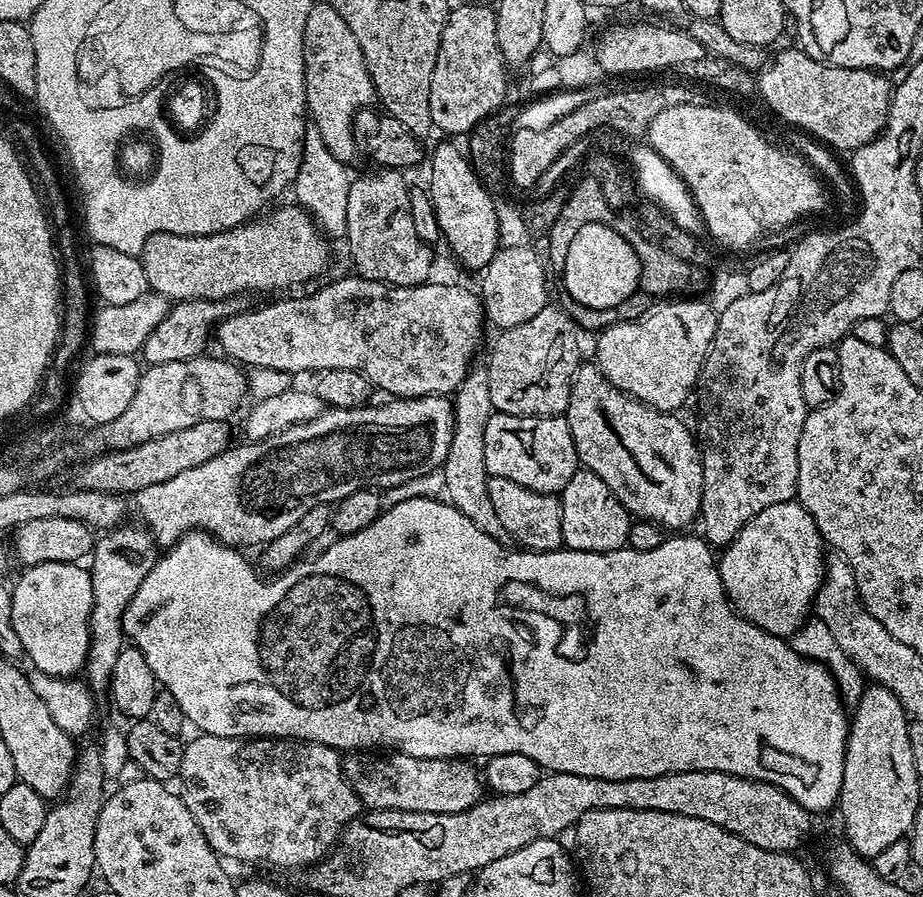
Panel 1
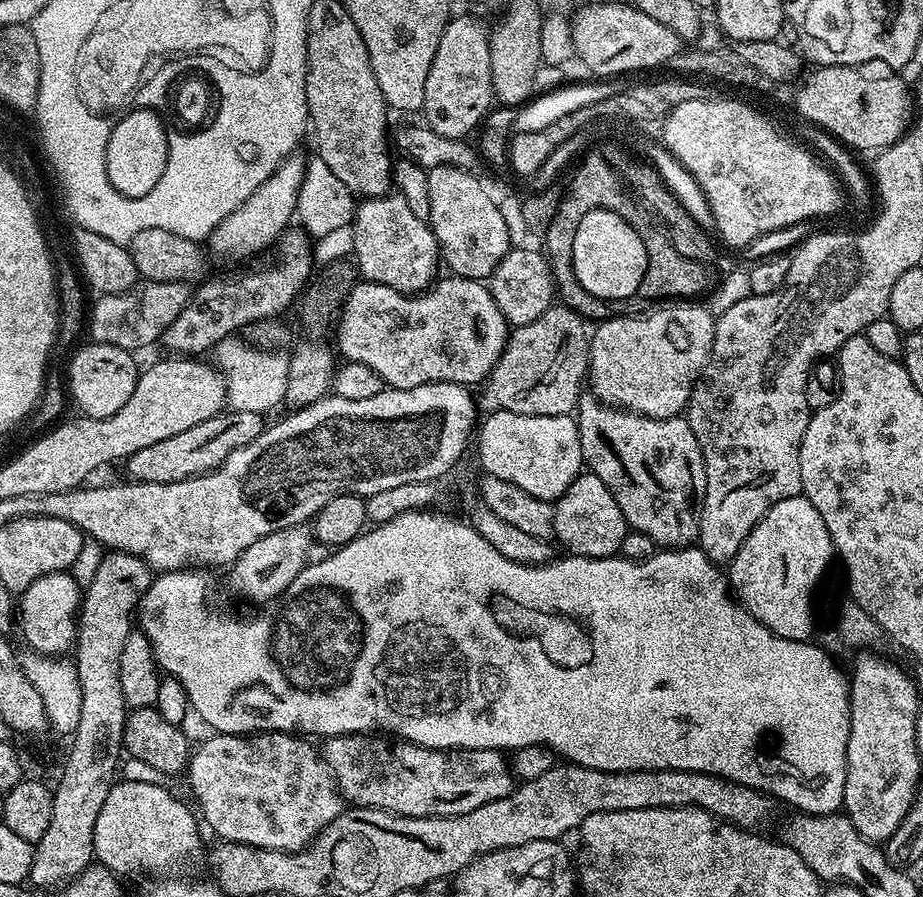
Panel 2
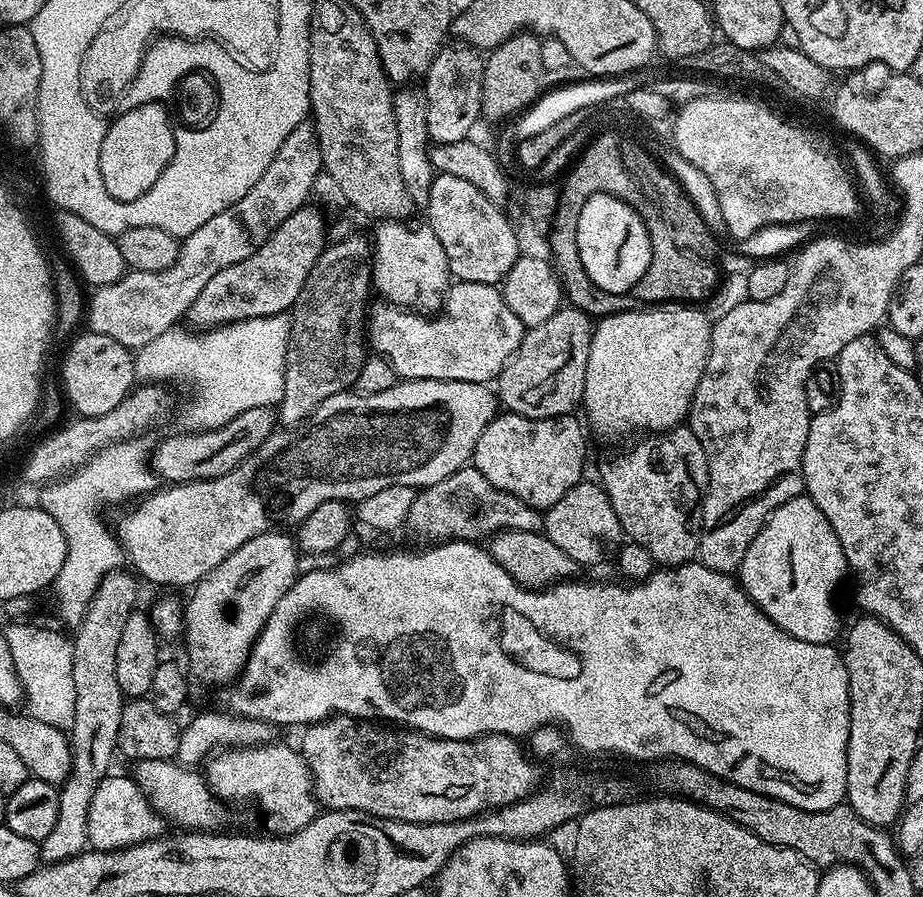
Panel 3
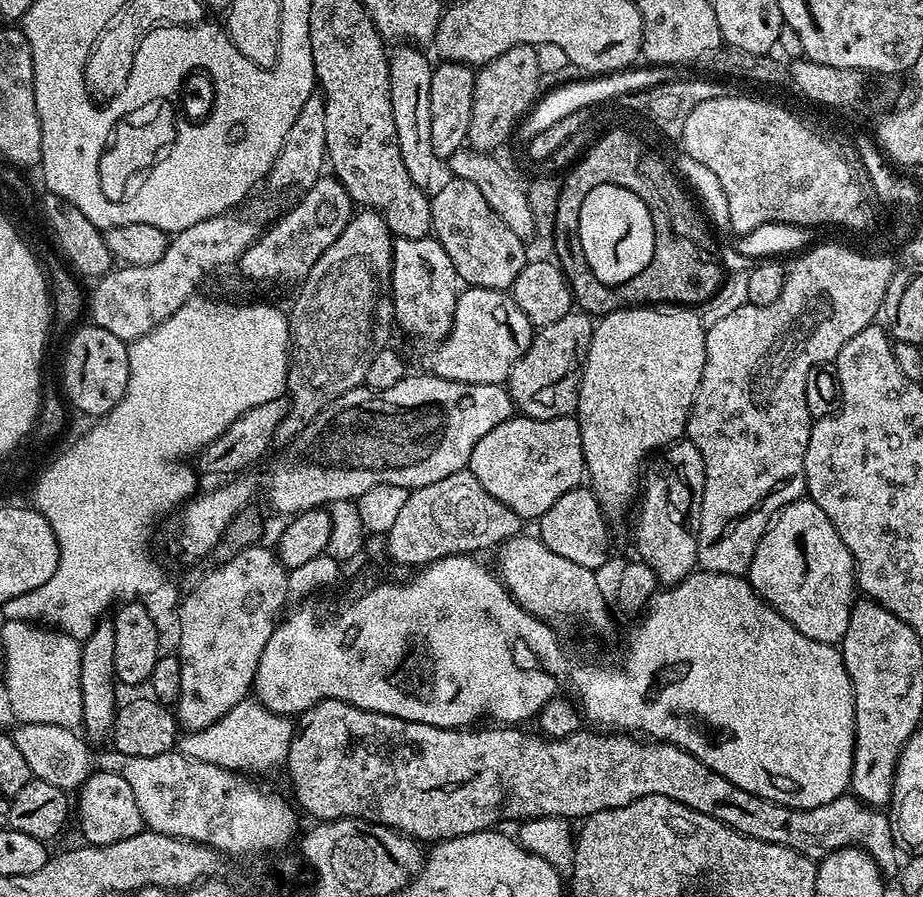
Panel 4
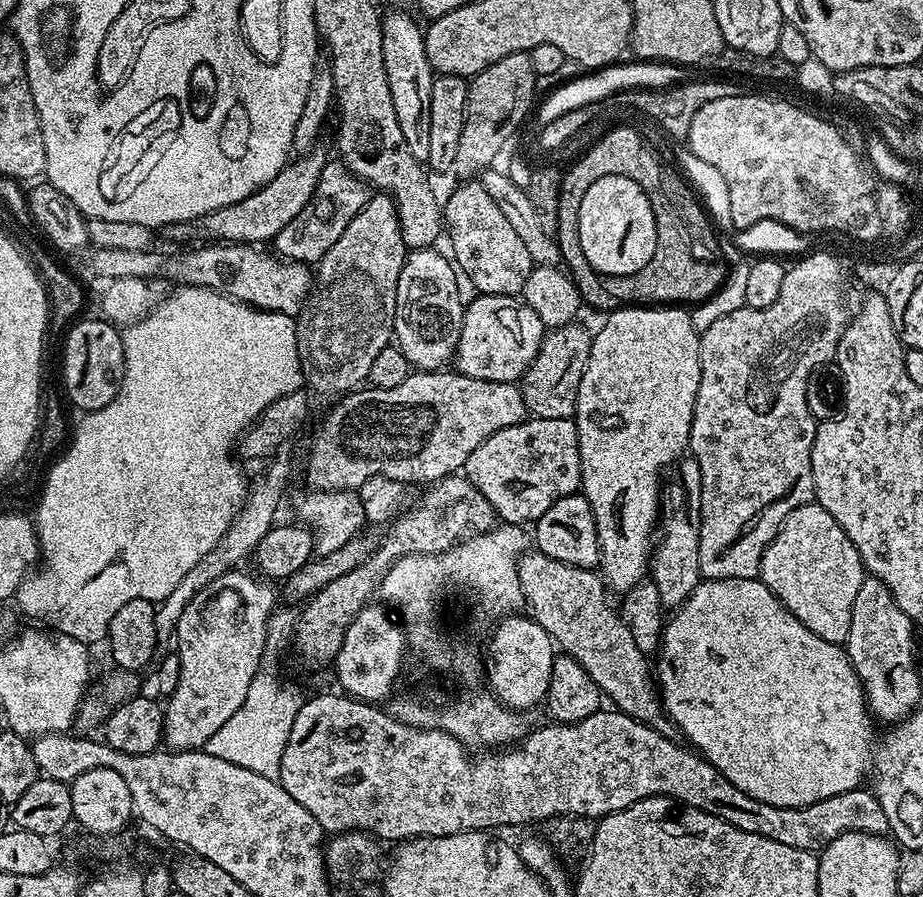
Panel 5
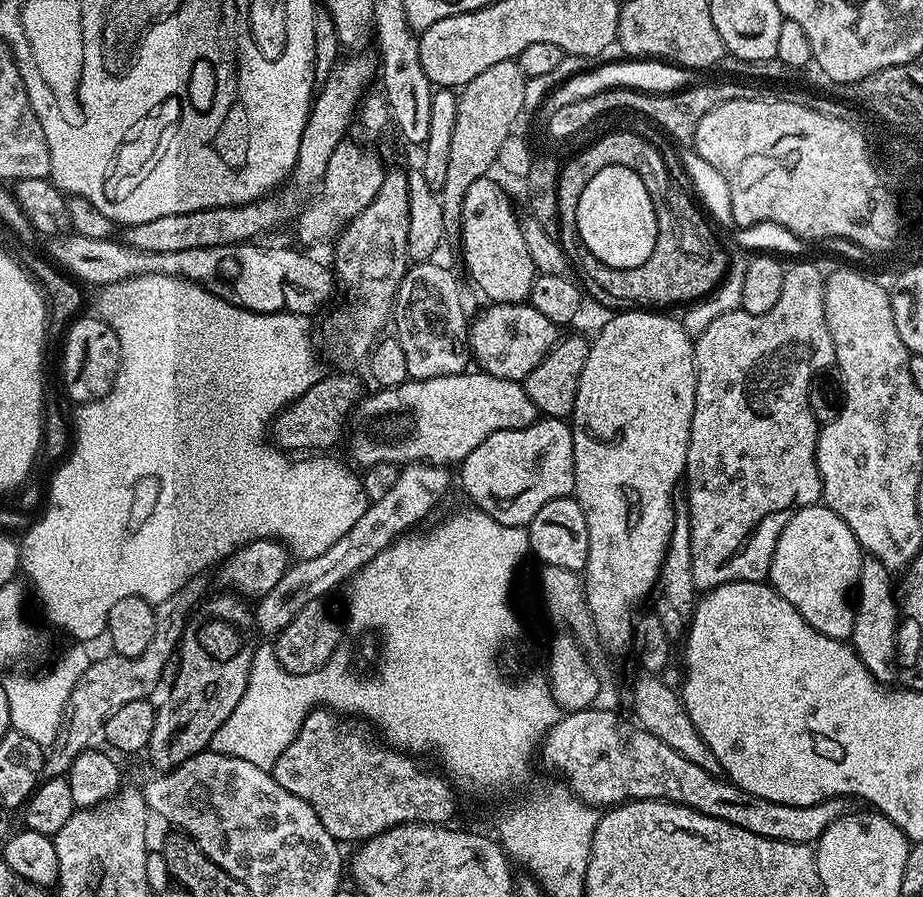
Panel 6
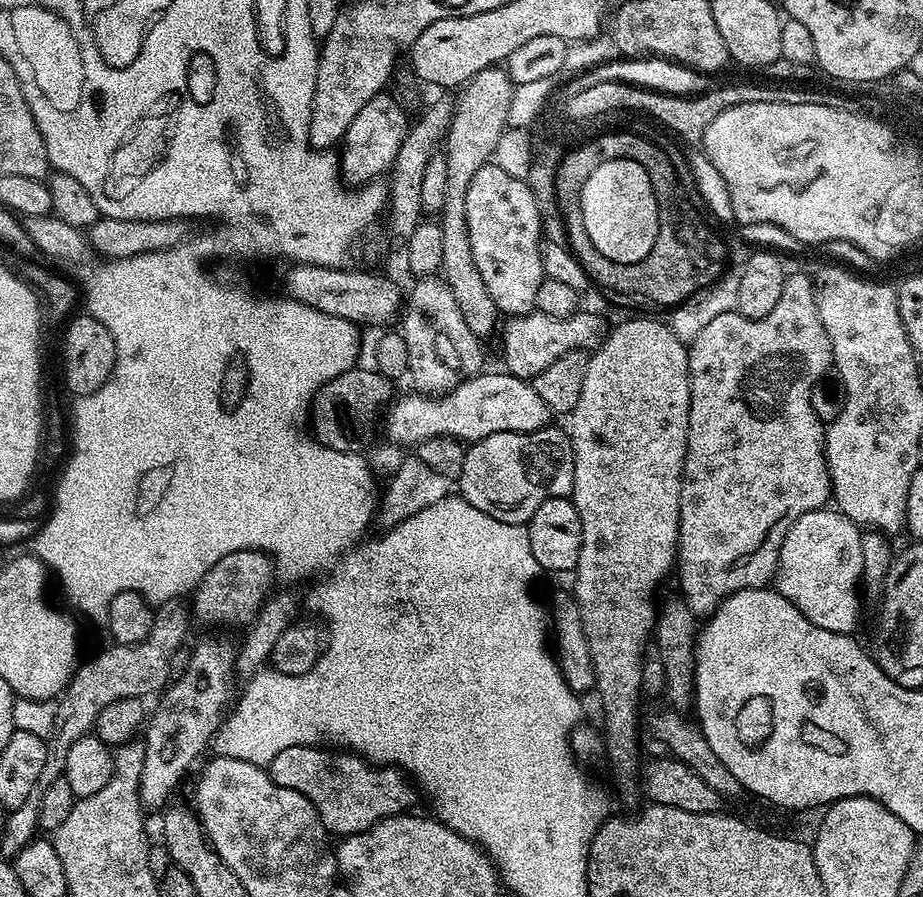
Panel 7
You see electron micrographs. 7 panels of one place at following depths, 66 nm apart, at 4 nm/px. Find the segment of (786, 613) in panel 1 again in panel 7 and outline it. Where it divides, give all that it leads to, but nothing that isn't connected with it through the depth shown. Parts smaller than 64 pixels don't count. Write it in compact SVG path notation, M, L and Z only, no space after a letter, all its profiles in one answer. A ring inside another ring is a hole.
M831 507L815 508L802 514L786 534L774 577L776 591L782 593L814 626L831 632L855 633L860 620L860 596L856 584L861 583L861 529L850 518Z

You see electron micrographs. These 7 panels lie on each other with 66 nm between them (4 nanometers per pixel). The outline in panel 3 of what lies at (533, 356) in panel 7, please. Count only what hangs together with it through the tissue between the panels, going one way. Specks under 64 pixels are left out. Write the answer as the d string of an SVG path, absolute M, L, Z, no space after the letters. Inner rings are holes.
M461 280L444 294L444 303L435 314L412 312L387 302L373 303L366 316L366 340L375 355L388 361L400 380L453 380L488 384L495 381L508 360L518 350L526 331L524 323L506 306L504 295L495 284Z

